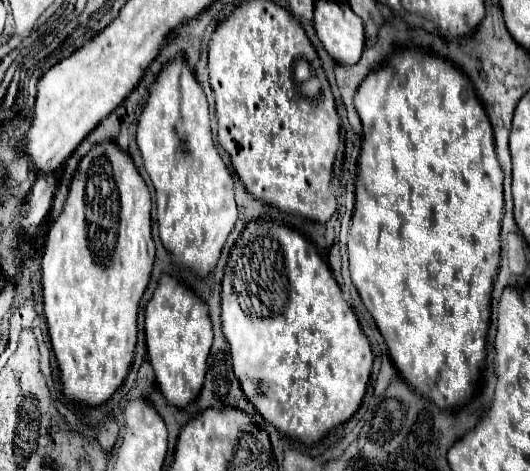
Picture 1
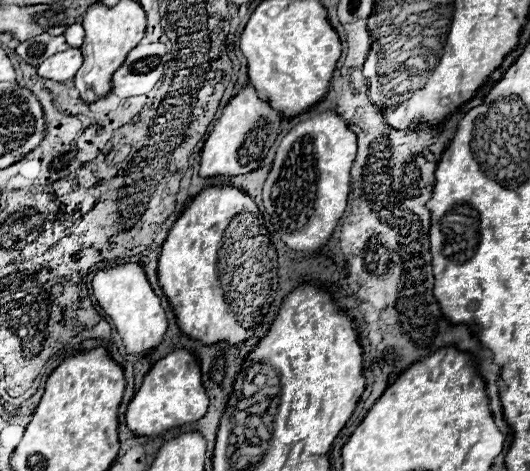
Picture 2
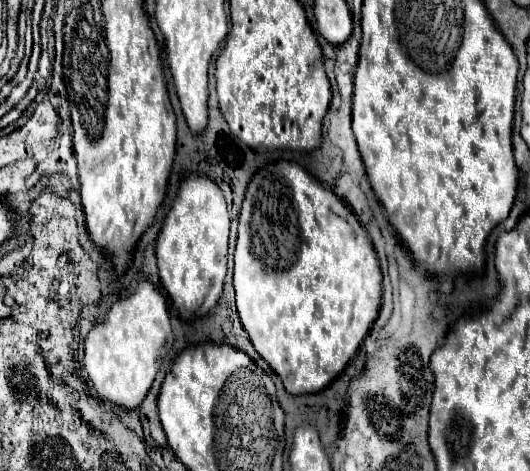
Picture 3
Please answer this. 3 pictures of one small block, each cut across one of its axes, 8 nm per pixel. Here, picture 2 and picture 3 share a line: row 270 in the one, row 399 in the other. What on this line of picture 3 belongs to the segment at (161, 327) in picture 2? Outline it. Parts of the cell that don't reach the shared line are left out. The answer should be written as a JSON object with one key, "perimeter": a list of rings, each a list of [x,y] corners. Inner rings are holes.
{"perimeter":[[[142,280],[136,292],[124,300],[118,300],[102,324],[96,324],[86,336],[84,348],[84,368],[96,392],[96,398],[102,402],[116,404],[126,412],[132,412],[146,398],[164,356],[170,352],[174,342],[170,328],[170,314],[164,294],[152,286],[148,280]]]}

